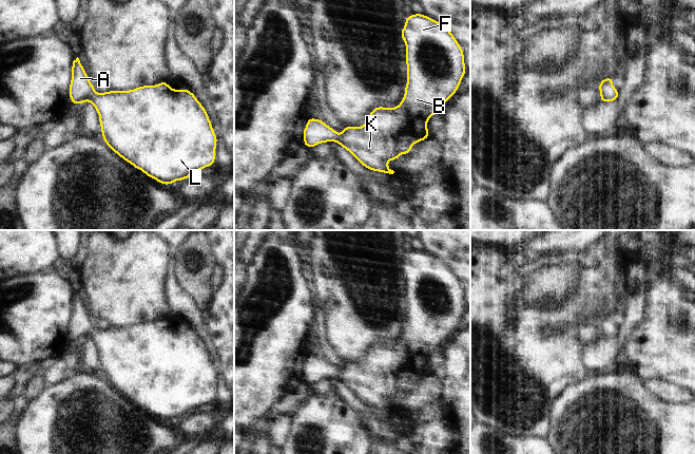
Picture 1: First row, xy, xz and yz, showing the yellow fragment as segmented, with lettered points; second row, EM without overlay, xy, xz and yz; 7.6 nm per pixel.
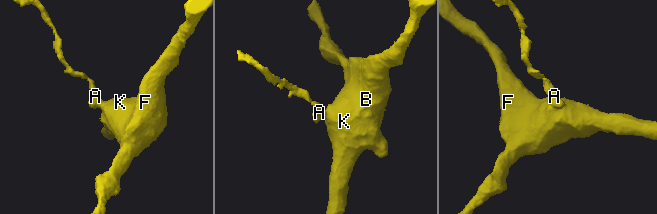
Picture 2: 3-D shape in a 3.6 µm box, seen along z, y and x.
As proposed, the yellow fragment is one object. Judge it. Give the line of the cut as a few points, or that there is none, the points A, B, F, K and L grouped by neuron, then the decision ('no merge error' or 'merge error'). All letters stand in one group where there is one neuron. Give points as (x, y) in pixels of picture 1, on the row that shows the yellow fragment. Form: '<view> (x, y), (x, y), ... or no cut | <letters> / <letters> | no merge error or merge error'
no cut | A B F K L | no merge error

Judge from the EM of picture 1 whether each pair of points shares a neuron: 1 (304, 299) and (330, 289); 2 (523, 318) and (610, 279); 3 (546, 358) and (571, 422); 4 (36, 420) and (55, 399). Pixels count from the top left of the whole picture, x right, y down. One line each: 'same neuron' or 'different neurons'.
1: different neurons
2: same neuron
3: different neurons
4: same neuron

